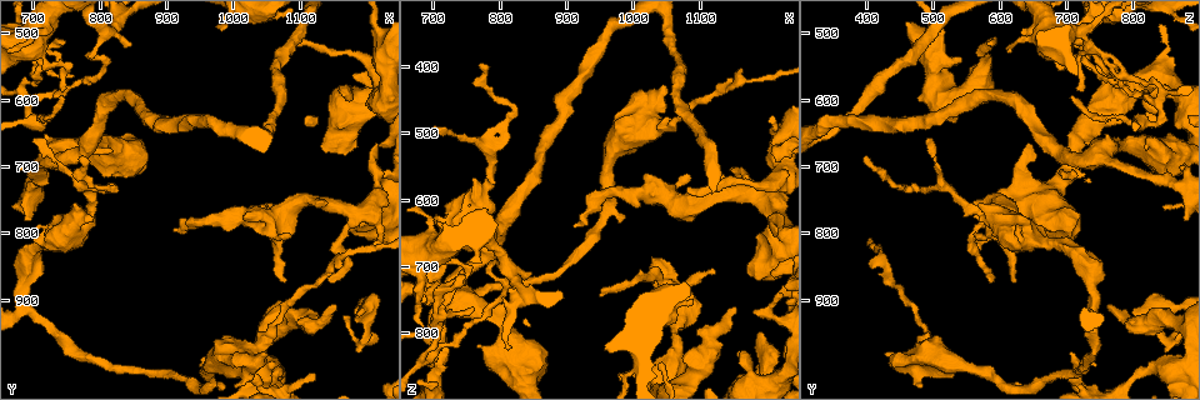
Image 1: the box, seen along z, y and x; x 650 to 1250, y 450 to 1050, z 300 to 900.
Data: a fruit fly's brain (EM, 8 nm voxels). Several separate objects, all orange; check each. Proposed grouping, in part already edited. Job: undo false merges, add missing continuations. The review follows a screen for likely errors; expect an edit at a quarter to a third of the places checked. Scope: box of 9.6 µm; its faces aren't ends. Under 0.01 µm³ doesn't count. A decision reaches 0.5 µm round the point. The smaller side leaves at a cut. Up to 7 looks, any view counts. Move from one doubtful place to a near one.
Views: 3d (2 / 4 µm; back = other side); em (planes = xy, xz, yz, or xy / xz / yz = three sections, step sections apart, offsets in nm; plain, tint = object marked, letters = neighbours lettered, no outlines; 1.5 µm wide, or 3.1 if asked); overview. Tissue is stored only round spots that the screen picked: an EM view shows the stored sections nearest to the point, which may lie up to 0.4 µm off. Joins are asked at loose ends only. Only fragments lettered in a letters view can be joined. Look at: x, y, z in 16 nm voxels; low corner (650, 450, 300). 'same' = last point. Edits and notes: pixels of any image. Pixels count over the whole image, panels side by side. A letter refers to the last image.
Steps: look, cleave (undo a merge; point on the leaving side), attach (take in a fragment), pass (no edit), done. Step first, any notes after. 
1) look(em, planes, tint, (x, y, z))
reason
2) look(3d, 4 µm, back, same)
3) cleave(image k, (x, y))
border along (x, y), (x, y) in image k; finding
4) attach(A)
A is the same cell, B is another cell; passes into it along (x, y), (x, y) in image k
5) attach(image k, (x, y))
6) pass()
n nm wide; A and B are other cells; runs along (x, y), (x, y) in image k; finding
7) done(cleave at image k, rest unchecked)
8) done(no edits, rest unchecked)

look(em, planes, letters, (740, 540, 720))

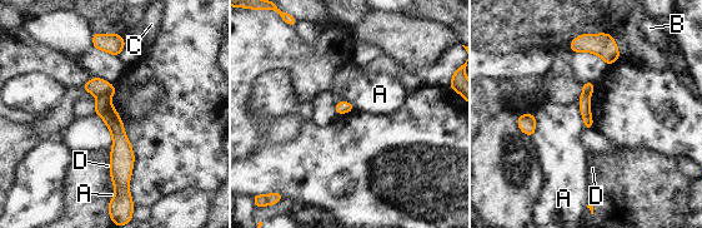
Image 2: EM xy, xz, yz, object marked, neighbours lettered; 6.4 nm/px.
cleave(image 2, (98, 87))
A, B, C and D are other cells; two cells meet here

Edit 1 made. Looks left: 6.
look(overview)
see it whole again

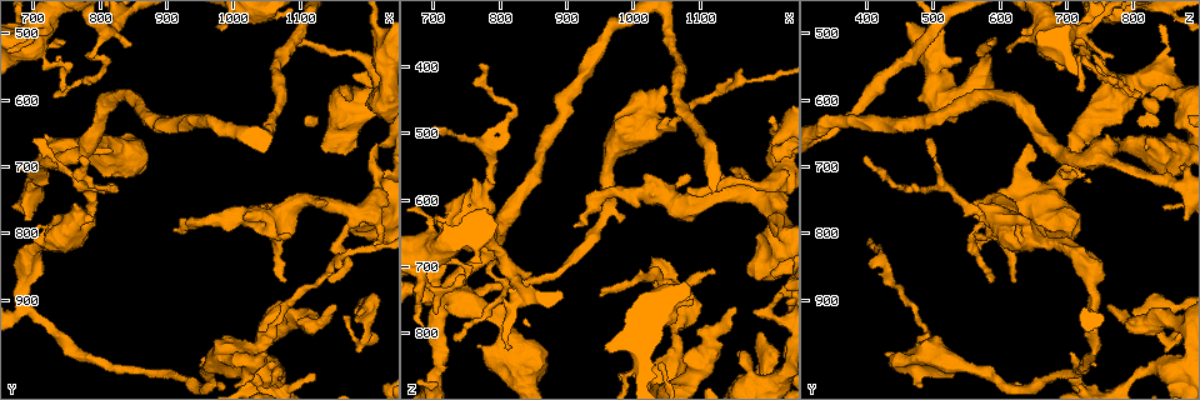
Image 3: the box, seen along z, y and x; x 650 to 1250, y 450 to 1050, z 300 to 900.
look(em, planes, letters, (840, 520, 705))
branch stops here

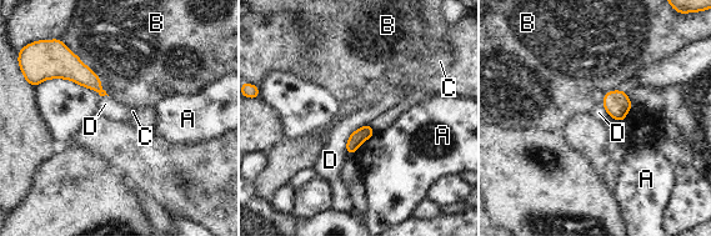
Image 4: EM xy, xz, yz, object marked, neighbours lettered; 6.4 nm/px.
pass()
D touches over 240 nm; A, B, C and D are other cells; border along (366, 124), (349, 136), (345, 152) in image 4; none of them fits

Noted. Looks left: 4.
look(3d, 4 µm, (775, 770, 595))
branch point

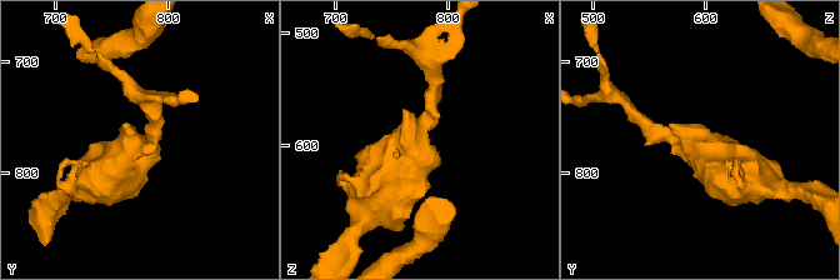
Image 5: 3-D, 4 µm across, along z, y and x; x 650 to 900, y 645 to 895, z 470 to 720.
look(em, xy, step 4, tint, (774, 772, 596))
now the EM

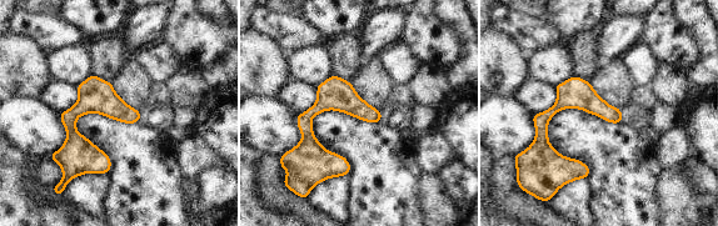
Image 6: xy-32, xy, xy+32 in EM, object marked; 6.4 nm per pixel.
look(em, planes, letters, same)

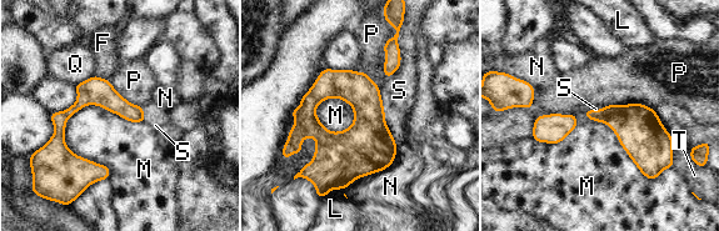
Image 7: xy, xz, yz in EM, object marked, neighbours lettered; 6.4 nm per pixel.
pass()
M touches over 550 nm; F, L, M, N, P, Q, S and T are other cells; one cell here

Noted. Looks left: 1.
done(cleave at image 2, rest unchecked)

